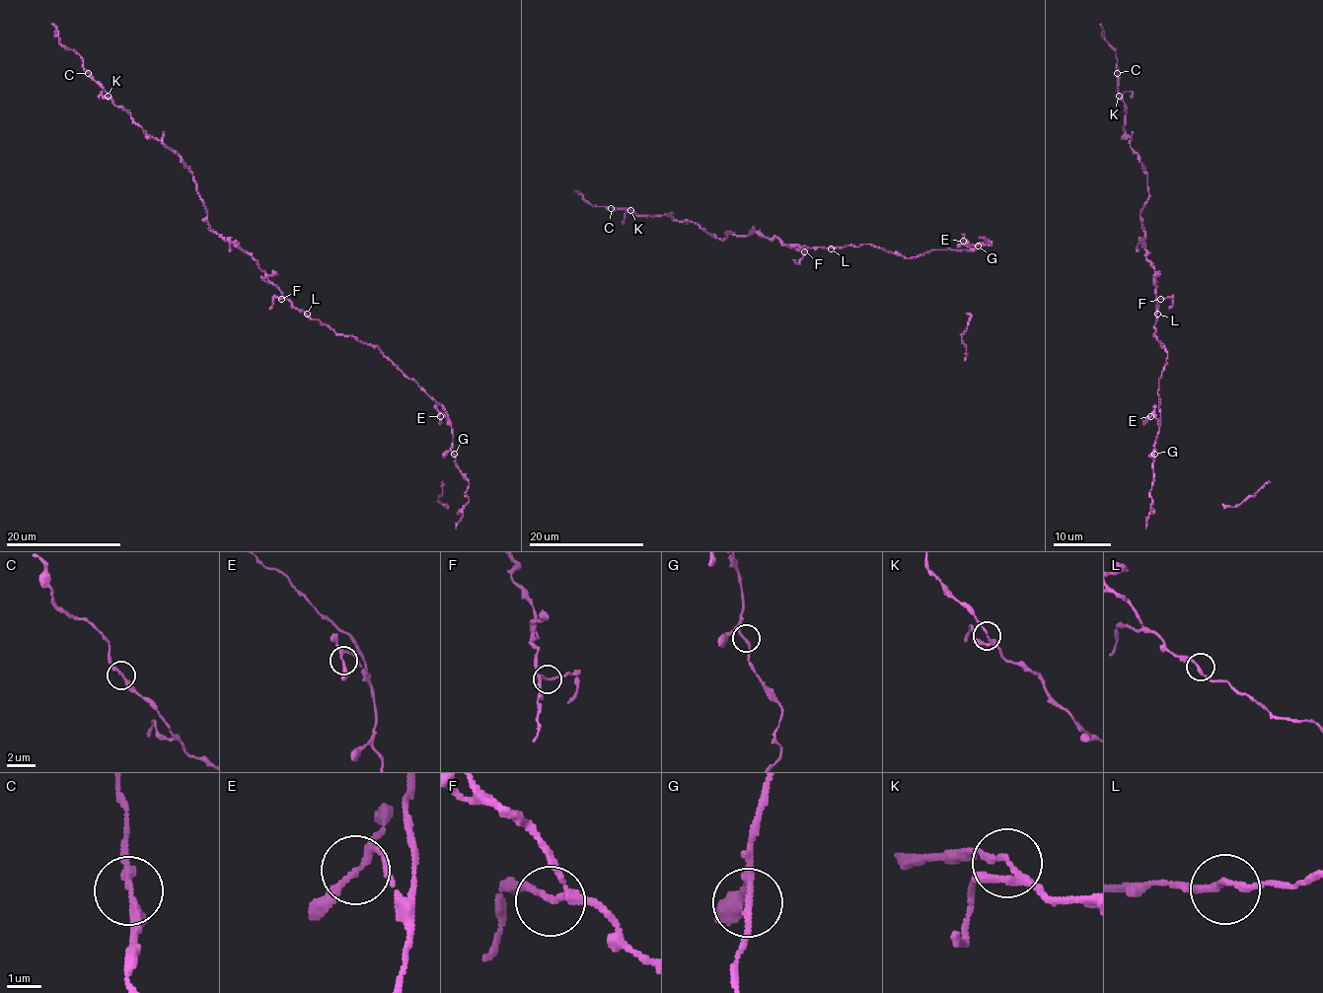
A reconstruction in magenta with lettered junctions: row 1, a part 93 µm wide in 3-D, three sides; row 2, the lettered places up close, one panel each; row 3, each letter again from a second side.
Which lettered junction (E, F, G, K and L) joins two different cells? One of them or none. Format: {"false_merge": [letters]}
{"false_merge": []}

